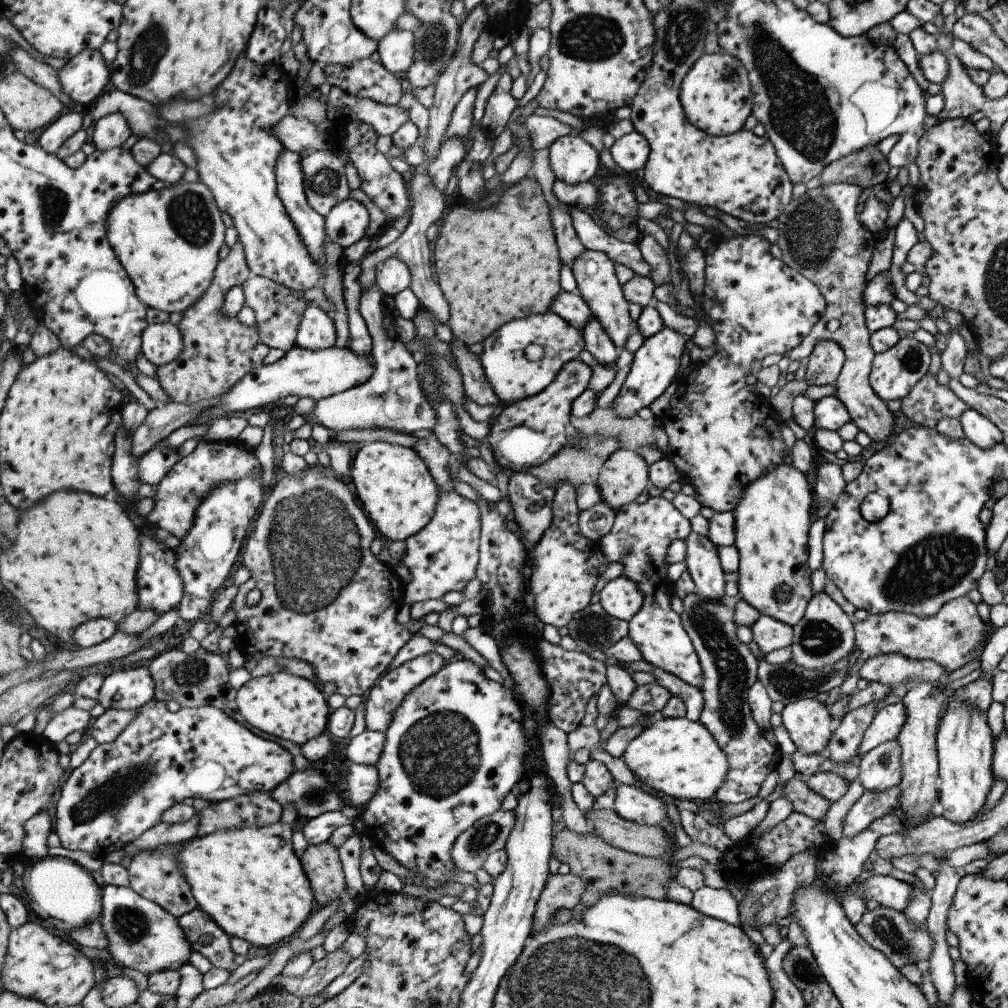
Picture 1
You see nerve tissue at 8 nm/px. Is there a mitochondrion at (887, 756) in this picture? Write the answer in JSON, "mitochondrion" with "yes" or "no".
{"mitochondrion":"yes"}

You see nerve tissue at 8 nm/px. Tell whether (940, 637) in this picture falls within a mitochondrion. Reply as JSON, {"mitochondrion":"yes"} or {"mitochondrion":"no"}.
{"mitochondrion":"no"}

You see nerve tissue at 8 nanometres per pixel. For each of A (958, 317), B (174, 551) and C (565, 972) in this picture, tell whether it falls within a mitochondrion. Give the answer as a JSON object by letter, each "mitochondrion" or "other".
{"A":"other","B":"other","C":"mitochondrion"}

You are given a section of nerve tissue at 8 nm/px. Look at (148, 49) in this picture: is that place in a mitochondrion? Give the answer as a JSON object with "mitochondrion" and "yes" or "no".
{"mitochondrion":"yes"}

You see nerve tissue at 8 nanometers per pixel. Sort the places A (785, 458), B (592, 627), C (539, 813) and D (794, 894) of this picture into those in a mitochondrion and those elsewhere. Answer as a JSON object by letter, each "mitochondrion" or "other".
{"A":"other","B":"mitochondrion","C":"other","D":"other"}

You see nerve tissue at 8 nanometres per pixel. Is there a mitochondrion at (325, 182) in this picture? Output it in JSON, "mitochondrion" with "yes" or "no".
{"mitochondrion":"yes"}

